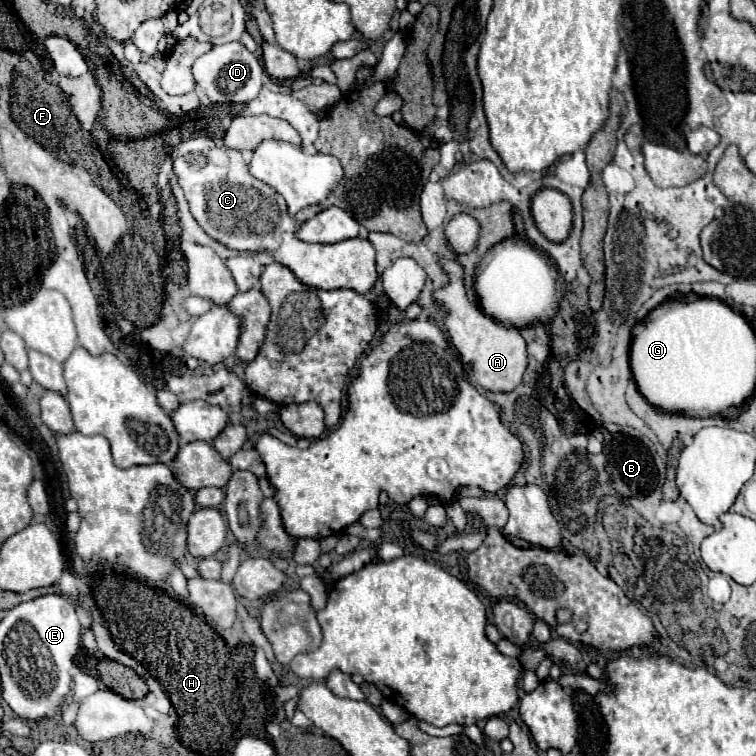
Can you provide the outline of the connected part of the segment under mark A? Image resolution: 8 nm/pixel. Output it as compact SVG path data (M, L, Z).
M442 261L442 267L450 275L450 285L434 291L434 297L446 309L446 331L450 335L452 345L458 349L462 363L470 369L478 381L478 385L486 391L512 391L522 383L522 375L528 367L526 343L518 329L504 327L492 317L484 315L484 311L466 297L462 283L462 267L456 261Z

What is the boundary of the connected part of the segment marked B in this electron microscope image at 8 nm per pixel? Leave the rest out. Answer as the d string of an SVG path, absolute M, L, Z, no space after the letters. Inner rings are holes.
M616 433L606 443L604 453L608 457L606 471L610 481L622 497L636 497L656 489L658 471L648 447L640 439Z

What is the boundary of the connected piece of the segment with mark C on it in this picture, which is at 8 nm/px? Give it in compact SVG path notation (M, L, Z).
M198 135L182 141L168 153L192 217L214 241L236 251L266 251L274 257L274 261L286 265L304 285L316 289L354 289L366 295L374 287L378 273L374 261L376 253L370 241L354 237L338 243L306 243L298 239L298 229L288 213L284 197L270 185L258 181L248 171L242 153L236 149L226 151L230 157L228 165L212 163L208 153L214 147L214 139Z

